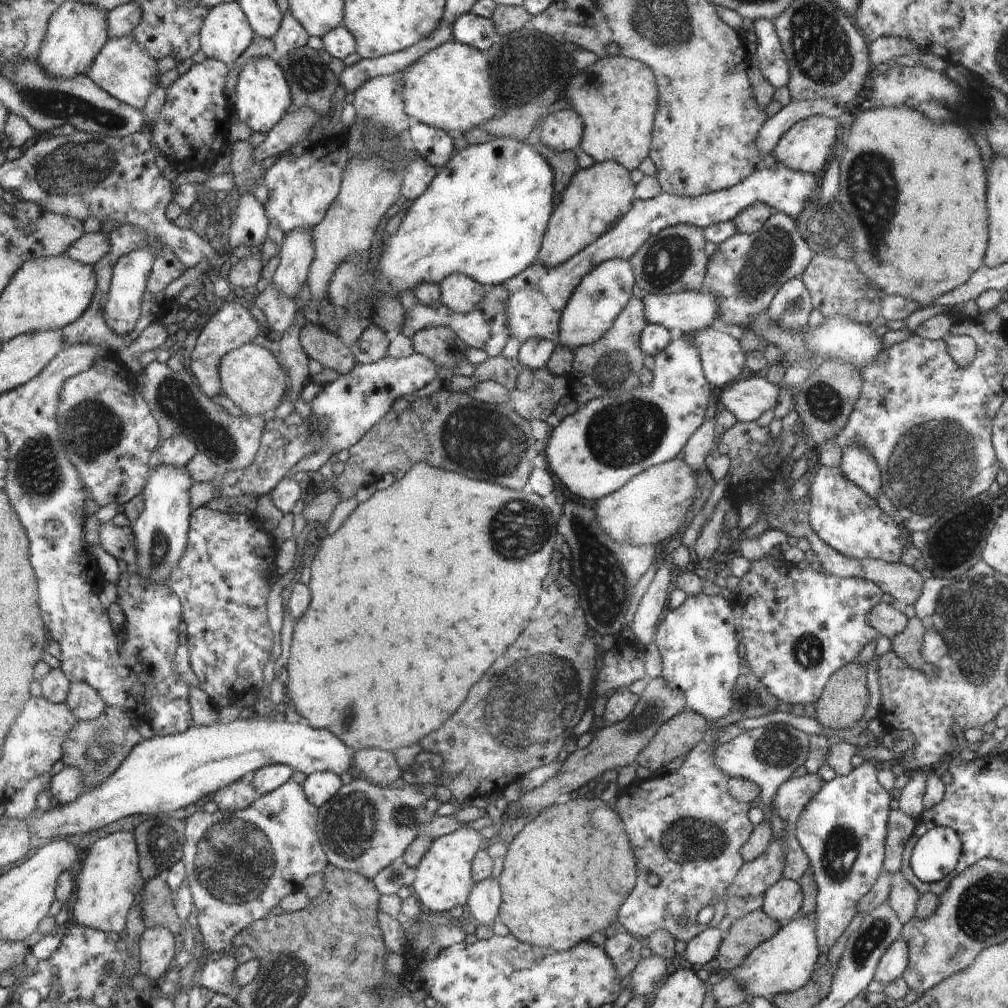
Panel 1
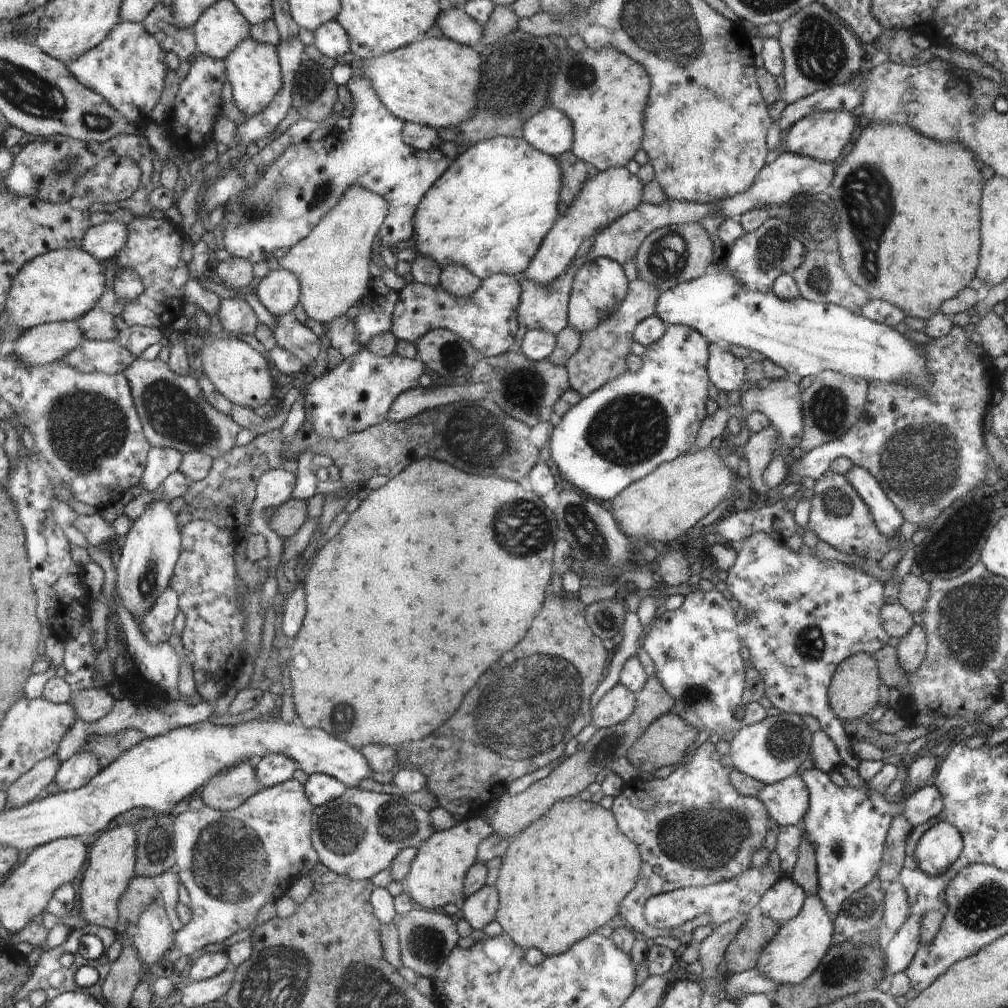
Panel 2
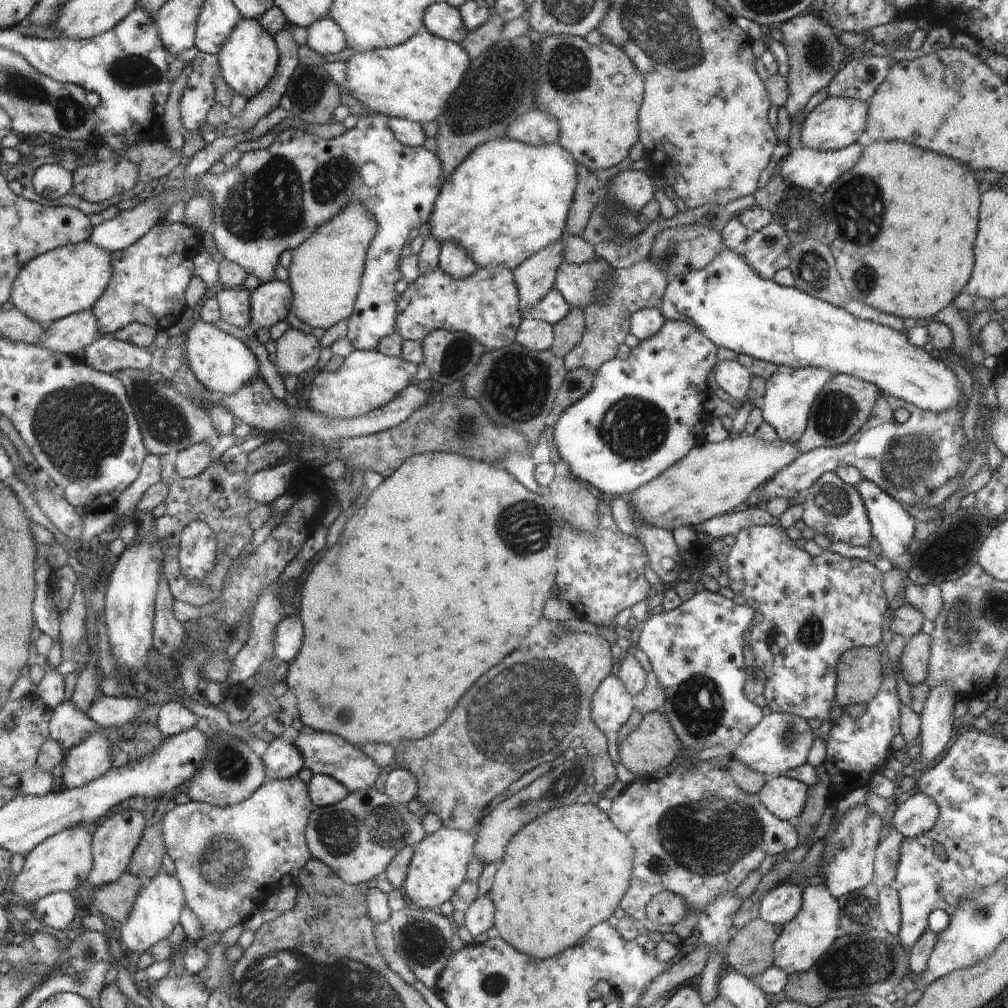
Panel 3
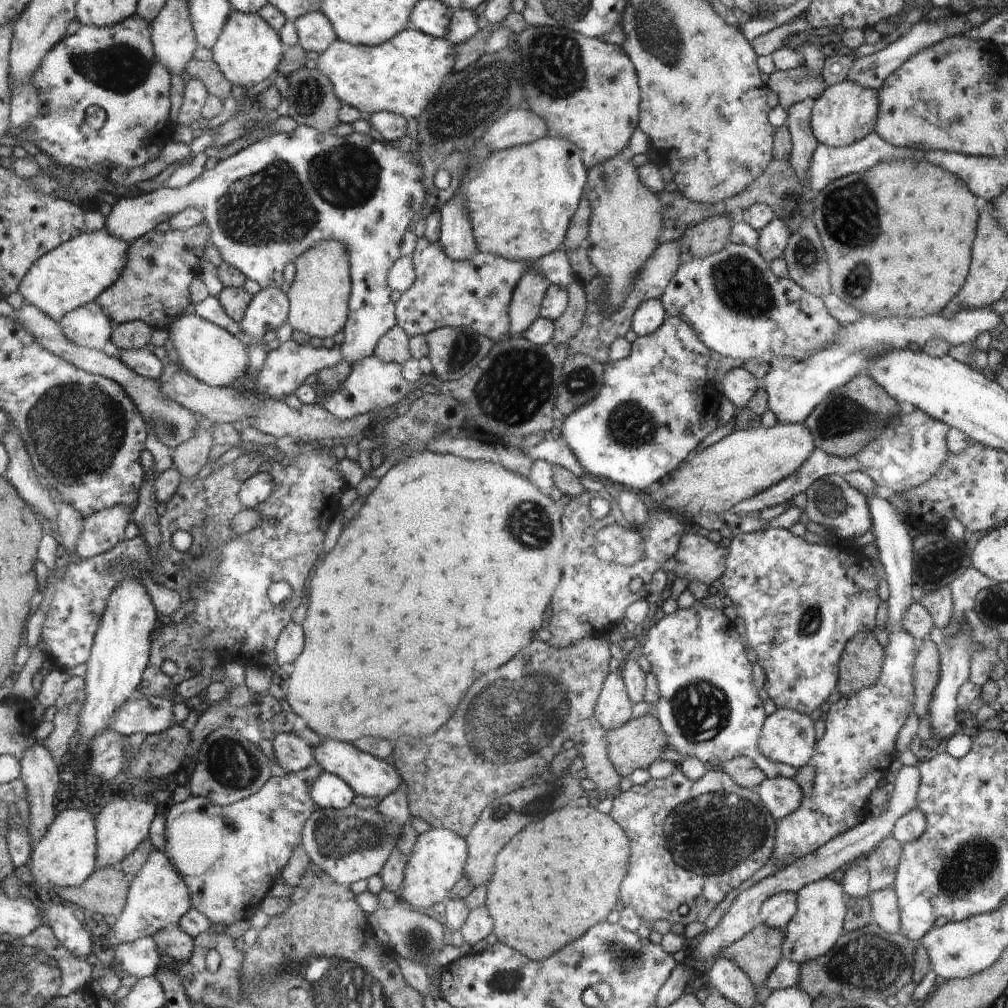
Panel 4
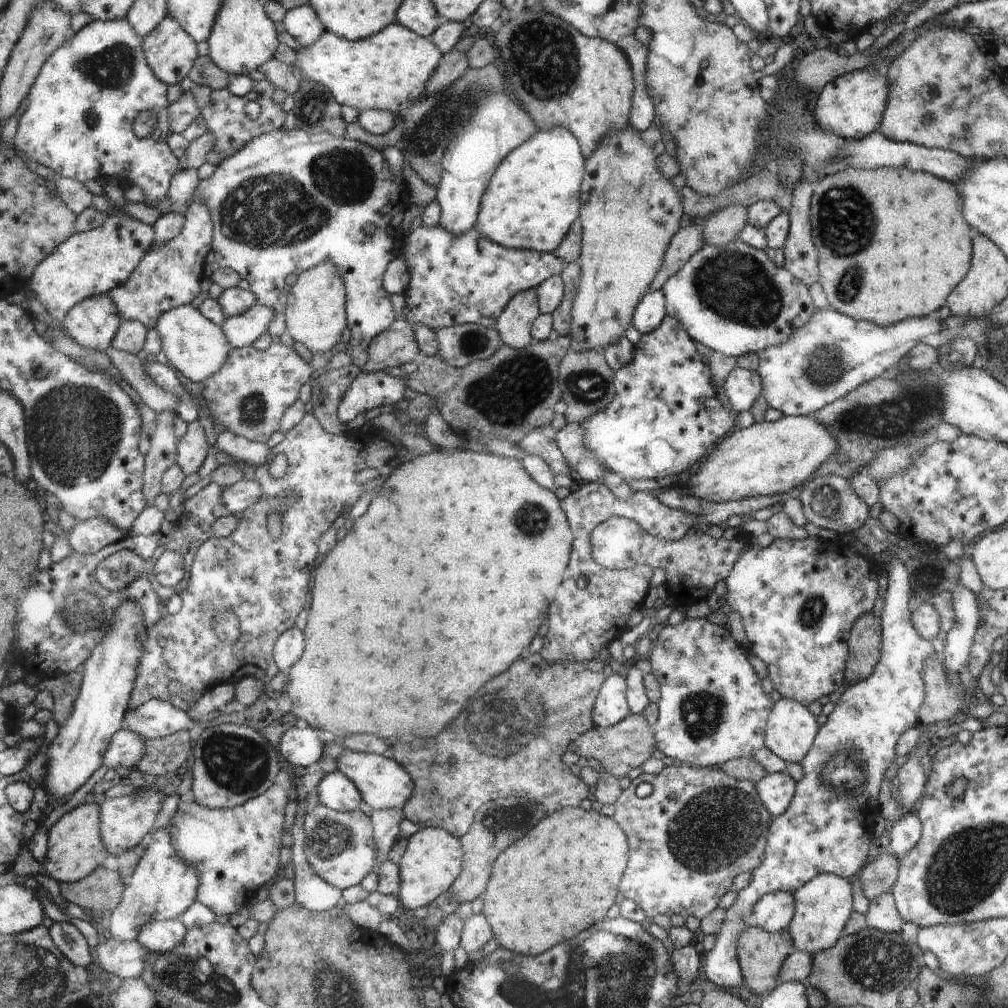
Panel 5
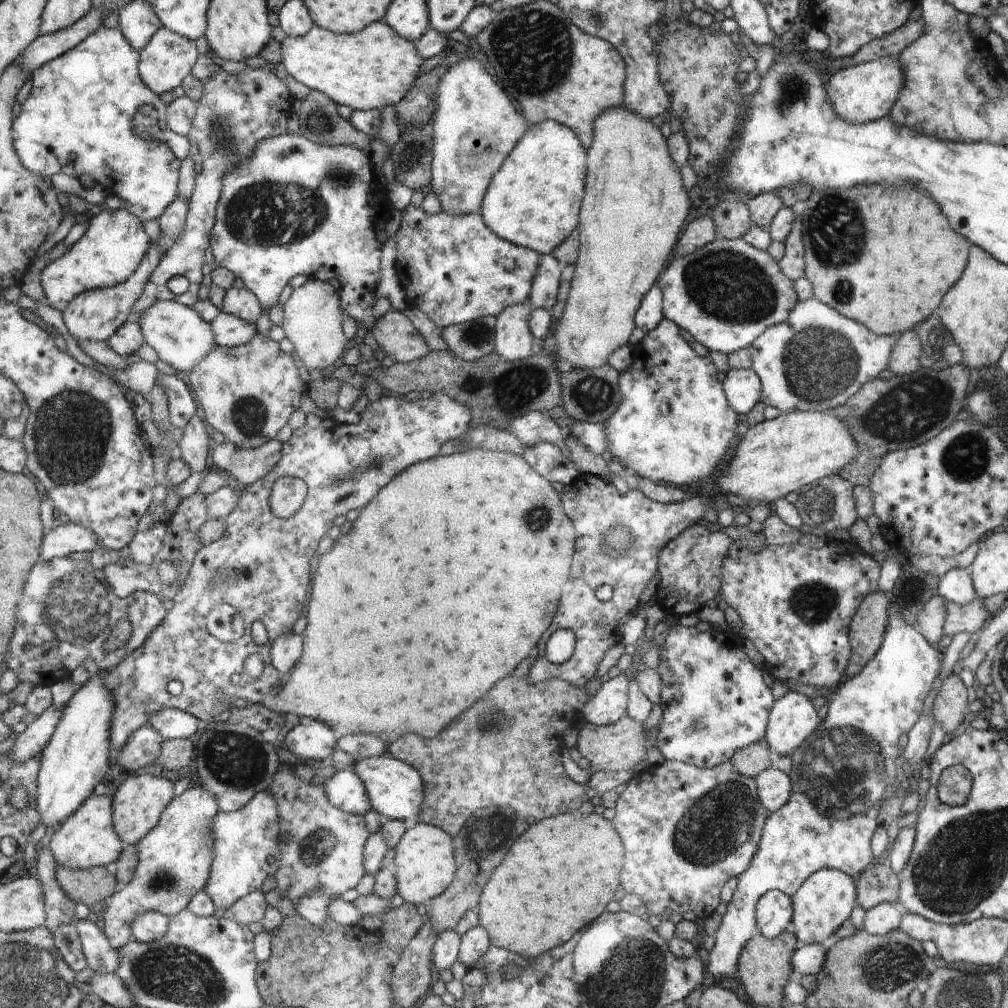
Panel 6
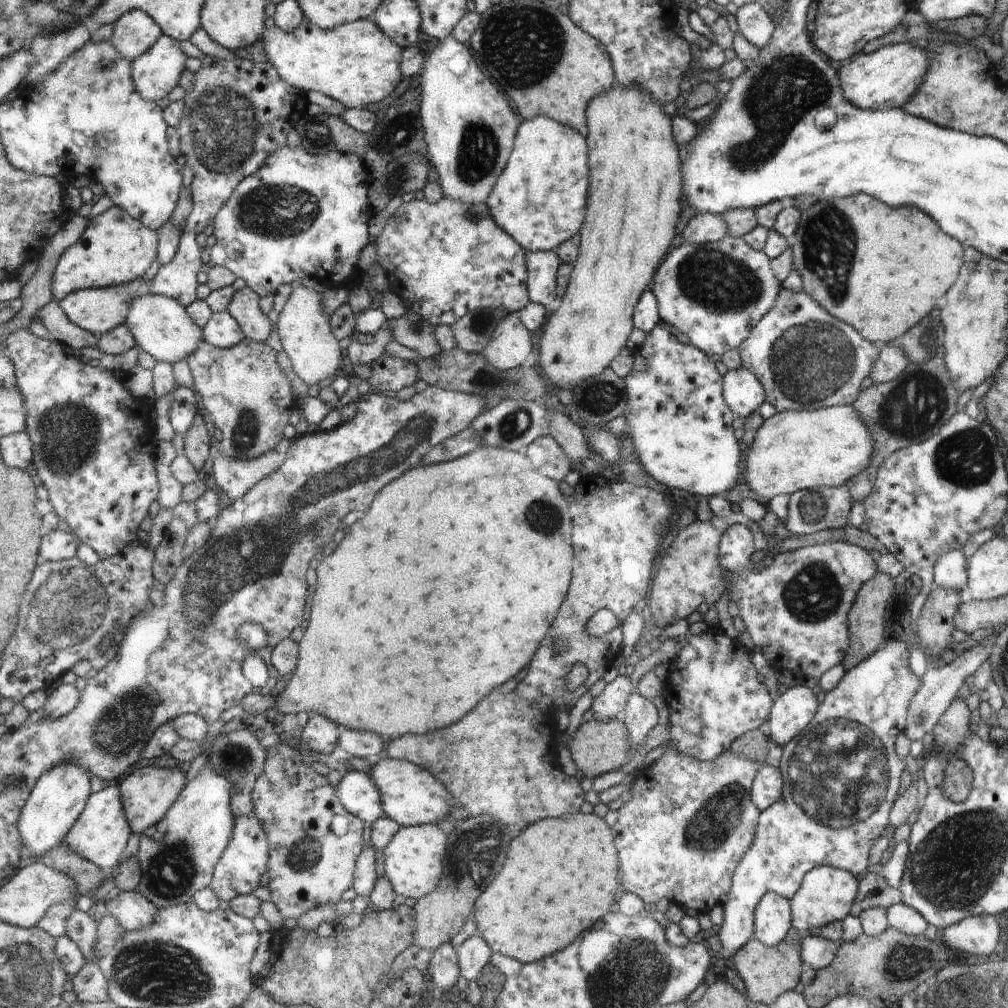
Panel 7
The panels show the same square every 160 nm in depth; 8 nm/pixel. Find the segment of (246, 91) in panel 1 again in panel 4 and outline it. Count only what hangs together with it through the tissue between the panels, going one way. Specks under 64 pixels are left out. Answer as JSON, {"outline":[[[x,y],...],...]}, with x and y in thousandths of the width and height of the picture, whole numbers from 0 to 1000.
{"outline":[[[231,10],[228,20],[224,20],[222,34],[218,36],[211,52],[213,60],[230,85],[244,87],[250,87],[261,79],[270,78],[276,63],[279,63],[282,59],[280,57],[280,44],[278,44],[274,30],[258,14],[235,12],[234,10]]]}

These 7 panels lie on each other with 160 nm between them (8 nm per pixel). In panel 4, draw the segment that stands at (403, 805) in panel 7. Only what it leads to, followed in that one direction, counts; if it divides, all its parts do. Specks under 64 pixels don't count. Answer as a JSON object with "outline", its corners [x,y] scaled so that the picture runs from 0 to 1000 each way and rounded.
{"outline":[[[321,732],[315,740],[313,742],[308,740],[308,742],[312,746],[312,758],[315,758],[320,766],[337,770],[354,789],[381,794],[383,790],[390,789],[393,782],[399,780],[398,768],[389,758],[351,742],[349,737],[343,737],[333,732]]]}

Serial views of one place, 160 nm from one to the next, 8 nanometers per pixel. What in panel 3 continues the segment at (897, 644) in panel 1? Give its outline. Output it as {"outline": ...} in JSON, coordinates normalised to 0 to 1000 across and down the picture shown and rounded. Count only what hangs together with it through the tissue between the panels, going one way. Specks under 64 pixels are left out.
{"outline":[[[914,626],[899,638],[897,648],[893,653],[895,671],[903,682],[910,681],[922,673],[922,655],[926,645],[926,632]]]}

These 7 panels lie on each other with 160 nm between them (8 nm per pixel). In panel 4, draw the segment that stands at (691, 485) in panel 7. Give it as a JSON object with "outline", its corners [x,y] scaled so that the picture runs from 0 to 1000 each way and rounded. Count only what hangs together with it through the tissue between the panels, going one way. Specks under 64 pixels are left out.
{"outline":[[[665,314],[660,317],[656,325],[652,329],[642,333],[633,333],[629,340],[626,341],[626,351],[623,355],[615,357],[615,359],[604,359],[599,361],[599,381],[591,393],[591,397],[583,399],[581,403],[569,407],[565,413],[560,417],[558,423],[558,434],[562,437],[565,446],[569,448],[569,452],[573,454],[573,458],[581,464],[581,468],[587,470],[586,474],[606,479],[611,483],[623,483],[630,488],[641,490],[645,484],[653,480],[657,473],[662,470],[669,469],[675,458],[681,456],[681,450],[685,450],[687,446],[692,444],[694,437],[698,437],[702,431],[714,425],[712,413],[710,413],[710,401],[708,401],[708,393],[710,393],[710,383],[702,377],[700,373],[700,359],[702,359],[702,351],[704,347],[696,341],[696,337],[692,337],[692,332],[685,325],[684,321],[675,314]]]}

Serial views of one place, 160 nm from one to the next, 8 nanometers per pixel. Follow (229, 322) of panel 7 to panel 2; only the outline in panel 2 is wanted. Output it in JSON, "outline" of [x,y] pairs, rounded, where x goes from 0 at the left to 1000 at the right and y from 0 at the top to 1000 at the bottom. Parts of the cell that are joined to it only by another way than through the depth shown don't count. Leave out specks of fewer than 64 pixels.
{"outline":[[[282,267],[268,269],[256,284],[258,301],[274,314],[289,310],[299,297],[299,280]]]}

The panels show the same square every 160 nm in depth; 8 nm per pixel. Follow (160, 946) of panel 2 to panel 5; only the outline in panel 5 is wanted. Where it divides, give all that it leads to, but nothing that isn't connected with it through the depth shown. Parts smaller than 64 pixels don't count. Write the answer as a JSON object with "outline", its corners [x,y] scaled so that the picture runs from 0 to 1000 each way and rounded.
{"outline":[[[169,821],[155,823],[146,837],[145,847],[126,878],[121,897],[112,904],[109,920],[105,925],[109,930],[120,934],[137,933],[144,919],[153,914],[181,911],[195,894],[199,880],[196,864],[174,841]]]}

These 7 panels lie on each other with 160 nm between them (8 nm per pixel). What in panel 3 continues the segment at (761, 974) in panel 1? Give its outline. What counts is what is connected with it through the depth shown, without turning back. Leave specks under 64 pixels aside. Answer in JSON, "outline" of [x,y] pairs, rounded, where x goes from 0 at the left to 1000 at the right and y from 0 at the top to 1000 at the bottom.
{"outline":[[[800,879],[798,900],[790,912],[777,919],[779,924],[767,938],[768,956],[782,967],[786,964],[801,964],[811,957],[811,953],[830,935],[835,928],[834,899],[819,879]]]}

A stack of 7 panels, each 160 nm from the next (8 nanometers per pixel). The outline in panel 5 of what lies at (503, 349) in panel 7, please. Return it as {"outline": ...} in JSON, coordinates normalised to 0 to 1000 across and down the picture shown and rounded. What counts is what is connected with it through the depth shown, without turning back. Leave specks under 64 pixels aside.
{"outline":[[[531,286],[510,293],[499,312],[493,315],[491,325],[498,339],[511,346],[522,345],[528,337],[528,319],[532,319],[536,312]]]}

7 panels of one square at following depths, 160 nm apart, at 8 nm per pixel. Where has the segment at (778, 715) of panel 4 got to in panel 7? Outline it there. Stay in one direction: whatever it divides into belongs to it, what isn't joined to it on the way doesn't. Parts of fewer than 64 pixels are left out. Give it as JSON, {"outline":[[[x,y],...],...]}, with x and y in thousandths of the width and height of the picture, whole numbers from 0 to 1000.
{"outline":[[[799,680],[780,684],[780,687],[773,689],[761,718],[768,739],[778,742],[800,724],[810,708],[810,702],[812,694]]]}

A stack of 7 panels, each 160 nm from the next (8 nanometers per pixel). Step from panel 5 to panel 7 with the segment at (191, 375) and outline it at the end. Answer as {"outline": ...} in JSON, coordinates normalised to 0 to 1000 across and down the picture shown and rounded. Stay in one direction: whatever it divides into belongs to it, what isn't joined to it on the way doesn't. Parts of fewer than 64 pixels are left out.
{"outline":[[[147,291],[132,300],[126,322],[133,330],[138,343],[157,358],[169,361],[187,357],[192,353],[203,337],[203,324],[197,322],[188,309],[178,298],[165,293]]]}

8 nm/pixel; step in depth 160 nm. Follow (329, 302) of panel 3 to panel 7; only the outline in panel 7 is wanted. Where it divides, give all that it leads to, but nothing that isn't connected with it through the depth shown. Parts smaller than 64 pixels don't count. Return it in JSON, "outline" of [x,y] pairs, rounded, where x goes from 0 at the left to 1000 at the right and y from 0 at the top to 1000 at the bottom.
{"outline":[[[317,282],[312,287],[300,283],[292,286],[277,310],[276,319],[273,321],[281,348],[286,351],[290,360],[290,368],[306,383],[312,379],[321,379],[321,375],[329,376],[329,371],[335,367],[339,357],[335,337],[331,335],[327,325],[327,313],[320,307],[319,289],[320,285]]]}

